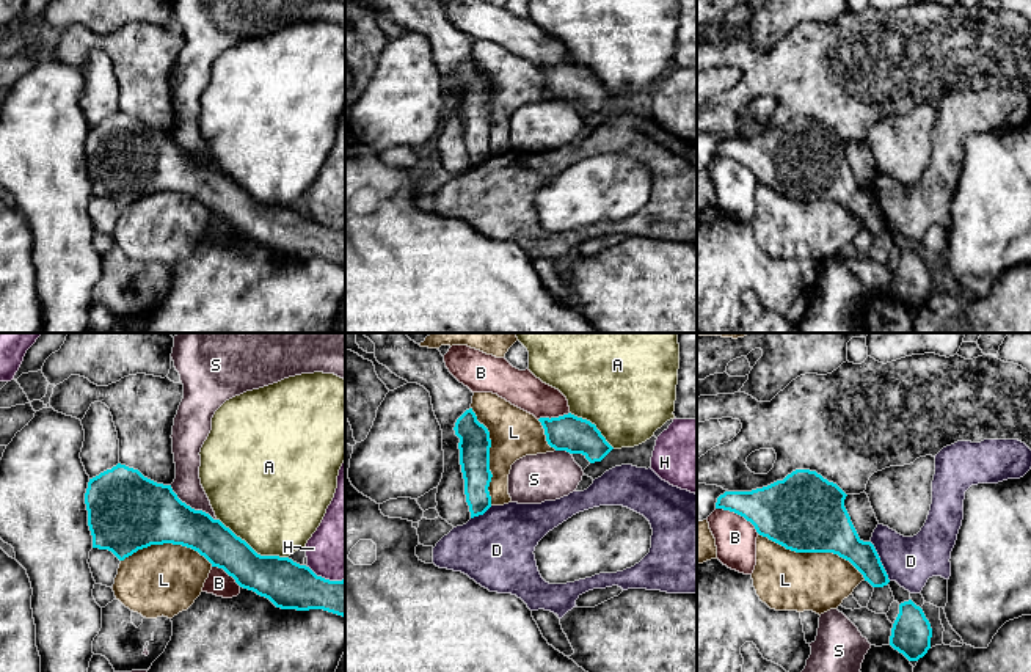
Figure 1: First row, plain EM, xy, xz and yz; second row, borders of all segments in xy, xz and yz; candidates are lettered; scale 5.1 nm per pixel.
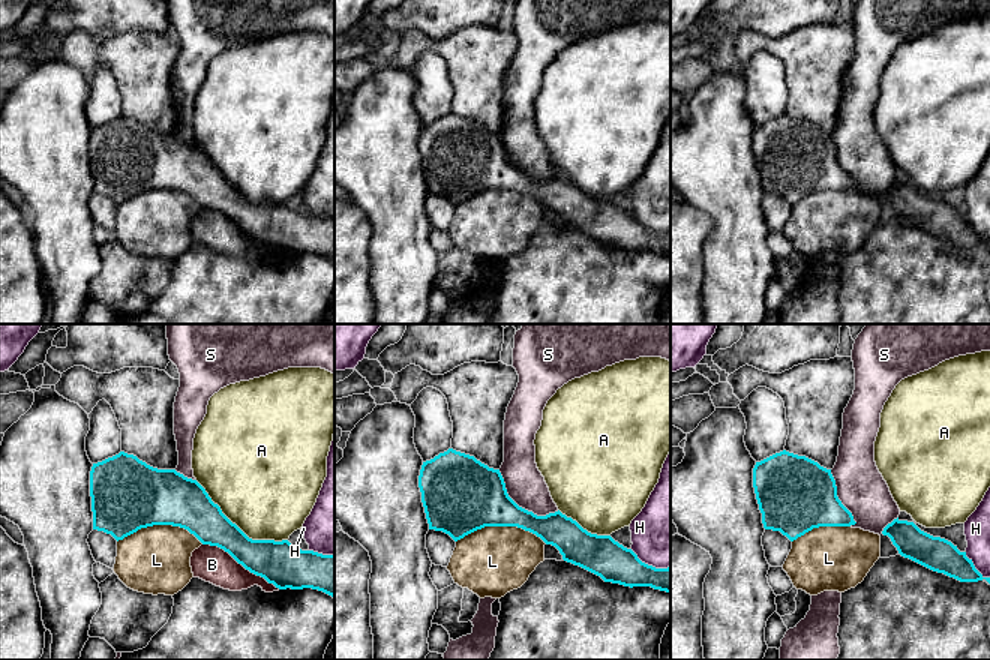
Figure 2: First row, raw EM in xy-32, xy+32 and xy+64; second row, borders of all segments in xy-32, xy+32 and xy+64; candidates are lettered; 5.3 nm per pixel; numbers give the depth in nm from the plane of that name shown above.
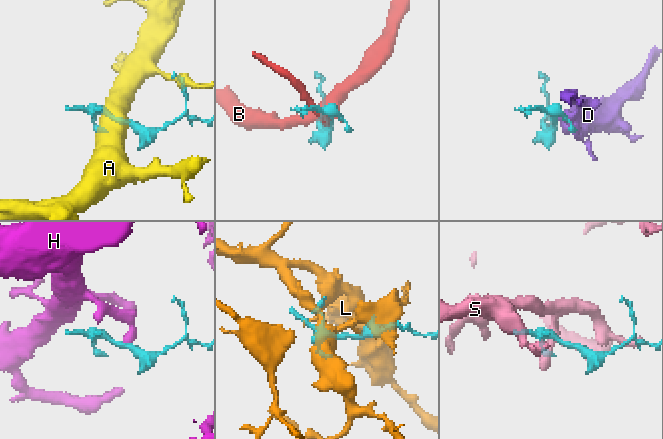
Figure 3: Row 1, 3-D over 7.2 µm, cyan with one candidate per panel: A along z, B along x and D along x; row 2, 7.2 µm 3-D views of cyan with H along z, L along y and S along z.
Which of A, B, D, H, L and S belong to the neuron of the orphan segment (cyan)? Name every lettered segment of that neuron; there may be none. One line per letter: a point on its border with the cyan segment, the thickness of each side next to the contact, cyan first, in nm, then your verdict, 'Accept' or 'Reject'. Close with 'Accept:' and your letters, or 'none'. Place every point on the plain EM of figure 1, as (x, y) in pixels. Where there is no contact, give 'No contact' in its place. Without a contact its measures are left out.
A: Touches cyan at xy (251, 197). Thickness 240 nm (cyan) against 480 nm. Reject
B: Touches cyan at yz (738, 162). Thickness 320 nm (cyan) against 200 nm. Reject
D: Touches cyan at yz (879, 209). Thickness 190 nm (cyan) against 260 nm. Reject
H: Touches cyan at xy (327, 228). Thickness 240 nm (cyan) against 340 nm. Reject
L: Touches cyan at yz (813, 200). Thickness 400 nm (cyan) against 300 nm. Accept
S: Touches cyan at xy (190, 156). Thickness 340 nm (cyan) against 140 nm. Reject
Accept: L

